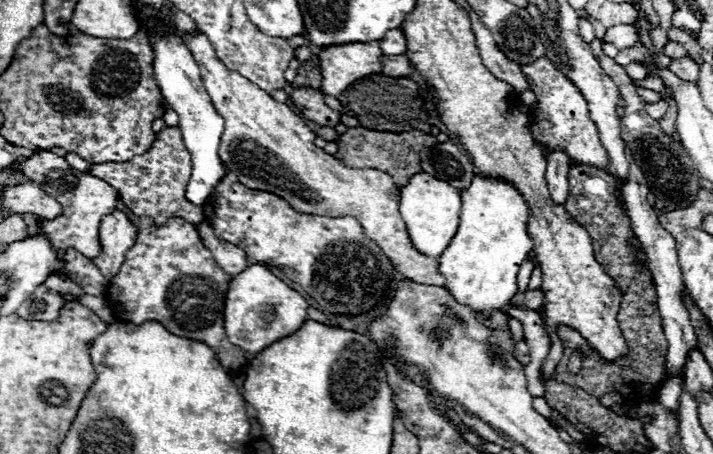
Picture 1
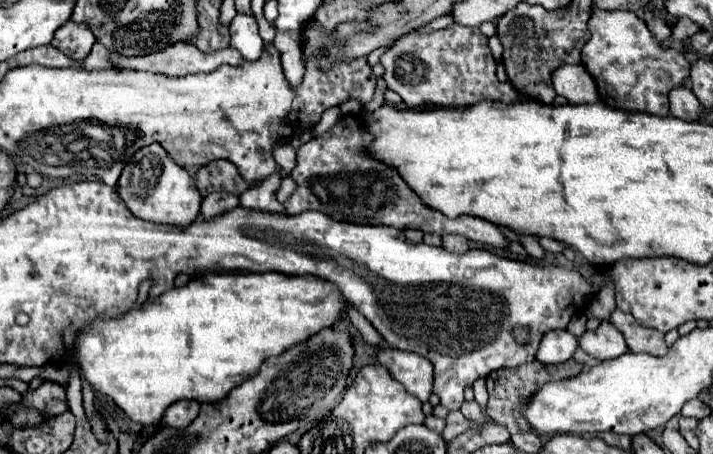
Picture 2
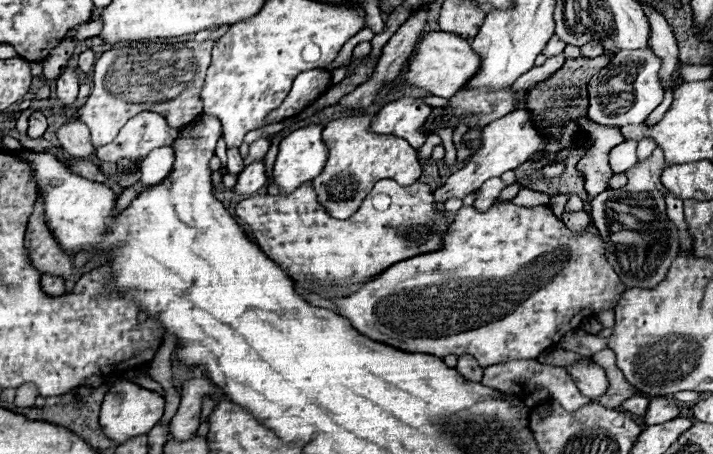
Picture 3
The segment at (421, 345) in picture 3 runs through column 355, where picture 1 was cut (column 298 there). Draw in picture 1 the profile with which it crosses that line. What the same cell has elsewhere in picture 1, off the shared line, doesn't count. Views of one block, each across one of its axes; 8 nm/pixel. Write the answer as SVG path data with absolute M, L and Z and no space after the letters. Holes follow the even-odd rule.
M252 264L230 282L224 302L224 330L232 344L256 354L268 348L274 340L298 330L308 318L306 308L308 302L296 290L276 278L266 266Z

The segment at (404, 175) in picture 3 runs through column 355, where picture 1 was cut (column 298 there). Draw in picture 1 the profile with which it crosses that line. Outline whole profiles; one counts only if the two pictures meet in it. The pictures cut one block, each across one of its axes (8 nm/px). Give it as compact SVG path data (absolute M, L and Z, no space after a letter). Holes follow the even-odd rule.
M196 32L194 36L184 34L182 38L190 46L216 112L226 122L218 154L244 186L272 192L304 214L332 218L354 216L364 228L364 234L382 248L382 252L394 262L396 270L408 280L434 286L446 284L444 276L438 272L438 258L424 256L412 246L398 210L400 190L386 172L372 168L348 168L342 160L326 154L322 148L314 146L316 134L300 116L296 116L286 104L272 100L272 96L242 78L238 72L228 70L216 58L216 52L204 32Z

